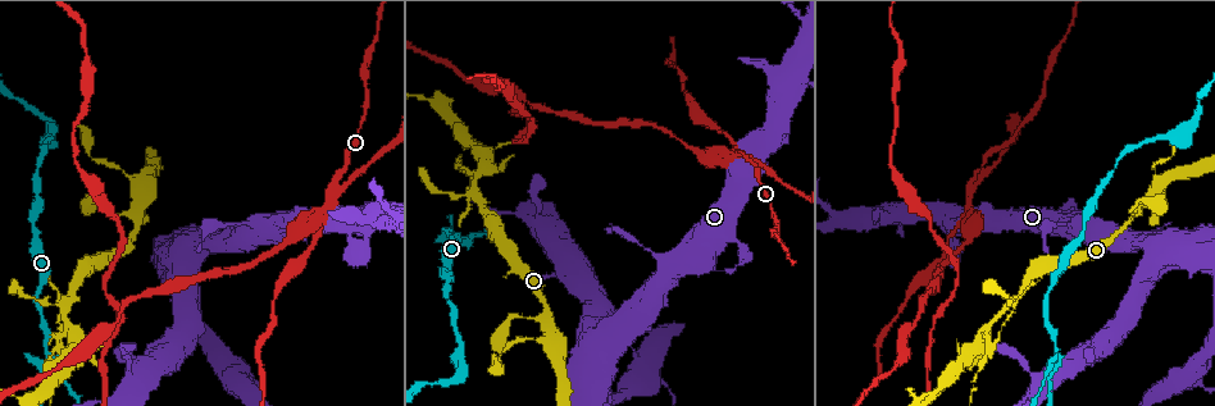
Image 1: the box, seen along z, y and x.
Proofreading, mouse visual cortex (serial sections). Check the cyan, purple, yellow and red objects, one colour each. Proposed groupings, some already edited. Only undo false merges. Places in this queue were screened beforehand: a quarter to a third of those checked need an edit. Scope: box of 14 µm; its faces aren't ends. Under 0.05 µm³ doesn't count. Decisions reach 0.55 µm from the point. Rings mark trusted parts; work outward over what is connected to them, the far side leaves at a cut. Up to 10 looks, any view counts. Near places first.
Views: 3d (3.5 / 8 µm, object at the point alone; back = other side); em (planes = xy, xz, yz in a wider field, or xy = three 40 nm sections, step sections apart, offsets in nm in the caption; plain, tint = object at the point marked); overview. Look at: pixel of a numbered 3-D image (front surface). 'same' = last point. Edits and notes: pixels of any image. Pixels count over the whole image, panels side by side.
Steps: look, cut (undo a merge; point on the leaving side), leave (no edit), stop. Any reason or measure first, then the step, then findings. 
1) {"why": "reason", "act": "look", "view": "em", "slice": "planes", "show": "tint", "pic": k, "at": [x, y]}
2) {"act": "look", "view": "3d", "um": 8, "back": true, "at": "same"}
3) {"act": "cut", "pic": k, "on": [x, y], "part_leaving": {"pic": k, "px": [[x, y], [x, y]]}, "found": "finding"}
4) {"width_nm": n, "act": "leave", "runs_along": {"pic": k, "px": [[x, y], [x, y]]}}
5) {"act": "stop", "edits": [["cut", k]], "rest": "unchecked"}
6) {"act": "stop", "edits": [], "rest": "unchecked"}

{"why": "arms part here", "act": "look", "view": "3d", "um": 3.5, "pic": 1, "at": [335, 179]}

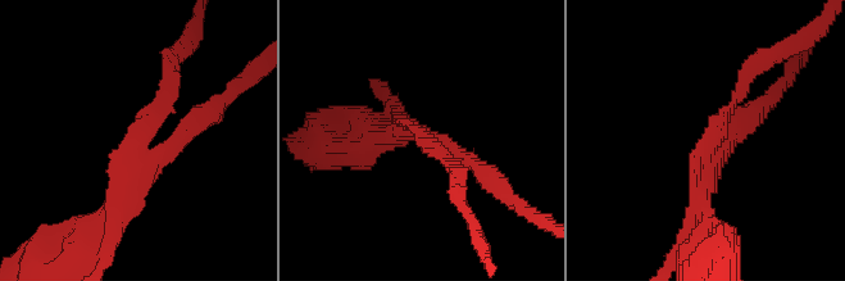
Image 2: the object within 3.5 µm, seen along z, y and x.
{"arms": 3, "arm_widths_nm": [200, 200, 200], "act": "look", "view": "em", "slice": "xy", "step": 2, "show": "tint", "pic": 2, "at": [711, 141]}

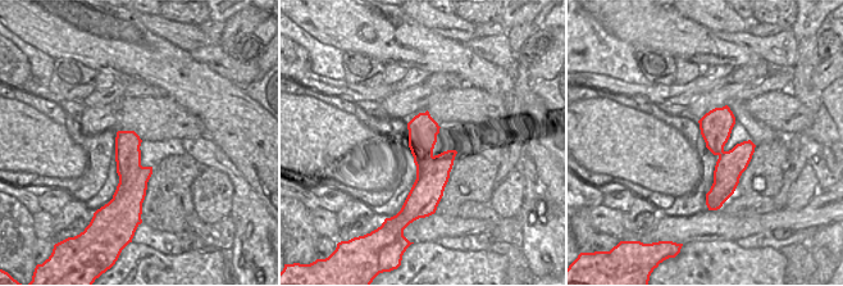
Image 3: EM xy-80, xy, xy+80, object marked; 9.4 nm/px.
{"width_nm": 280, "act": "cut", "pic": 2, "on": [351, 143], "border": {"pic": 3, "px": [[142, 167], [119, 172], [113, 199]]}, "found": "two cells meet here"}

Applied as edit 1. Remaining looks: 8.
{"act": "look", "view": "overview"}

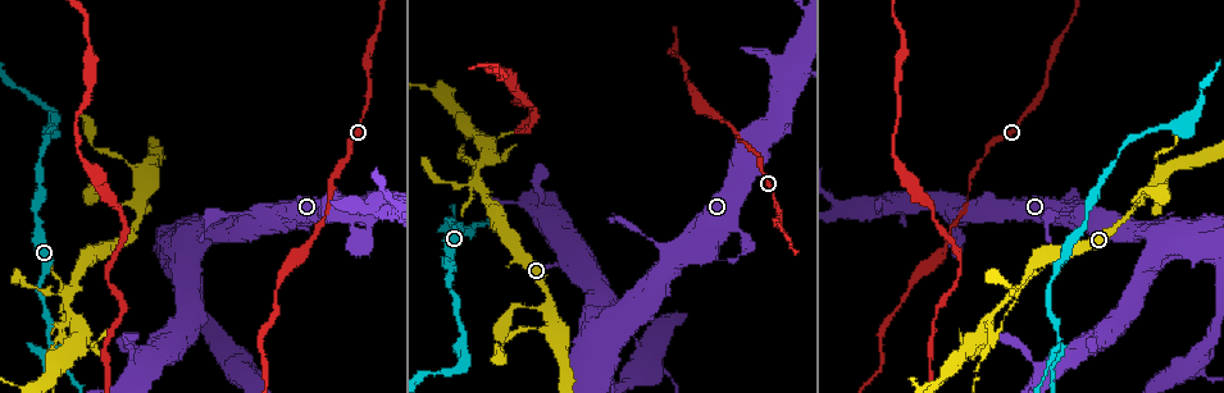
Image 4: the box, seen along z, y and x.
{"why": "sharp bend", "act": "look", "view": "em", "slice": "xy", "step": 5, "show": "tint", "pic": 4, "at": [148, 196]}

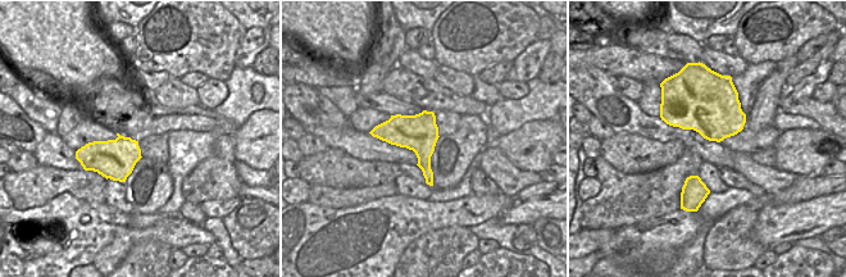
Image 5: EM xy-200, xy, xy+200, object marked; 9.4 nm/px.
{"why": "see where the arms go", "act": "look", "view": "3d", "um": 3.5, "at": "same"}

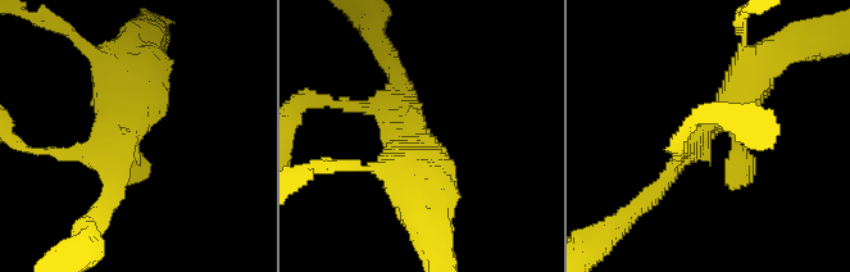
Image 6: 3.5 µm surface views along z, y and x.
{"act": "leave", "runs_along": {"pic": 6, "px": [[403, 102], [419, 157], [395, 157]]}, "found": "continuous, no second cell"}

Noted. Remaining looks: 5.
{"act": "look", "view": "3d", "um": 3.5, "pic": 4, "at": [480, 162]}

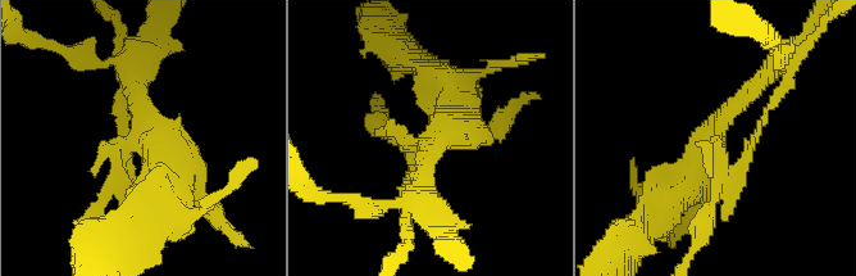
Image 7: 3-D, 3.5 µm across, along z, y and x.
{"arms": 4, "arm_widths_nm": [200, 250, 350, 400], "why": "now the EM", "act": "look", "view": "em", "slice": "xy", "step": 1, "show": "tint", "pic": 7, "at": [440, 139]}

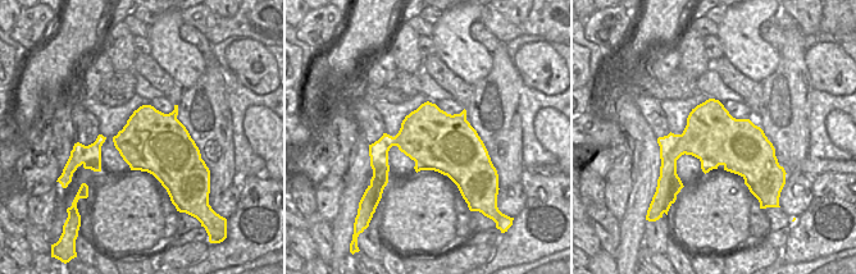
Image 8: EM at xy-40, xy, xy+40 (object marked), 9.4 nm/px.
{"act": "cut", "pic": 7, "on": [723, 193], "border": {"pic": 8, "px": [[681, 135], [677, 147], [684, 153]]}, "found": "two cells meet here"}

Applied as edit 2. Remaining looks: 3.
{"act": "look", "view": "overview"}

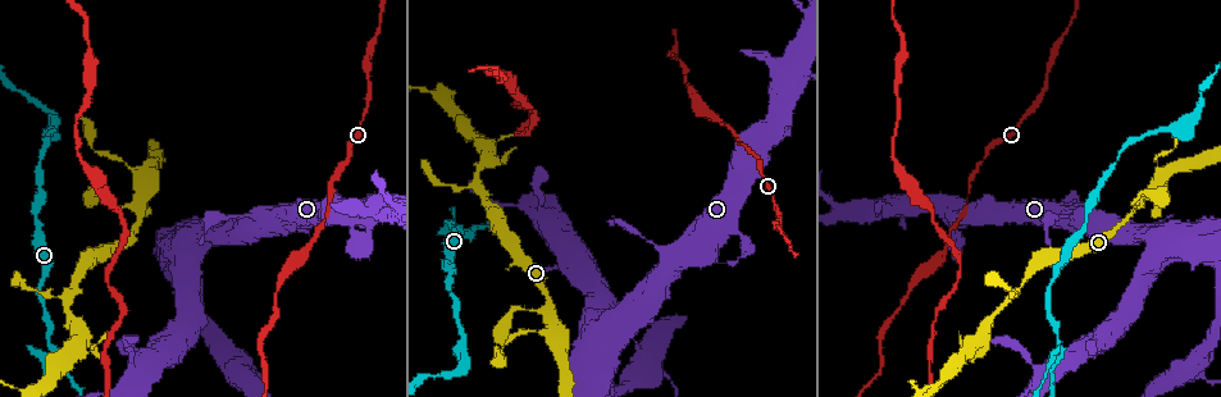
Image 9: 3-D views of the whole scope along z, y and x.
{"why": "arms part here", "act": "look", "view": "em", "slice": "planes", "show": "tint", "pic": 9, "at": [468, 234]}

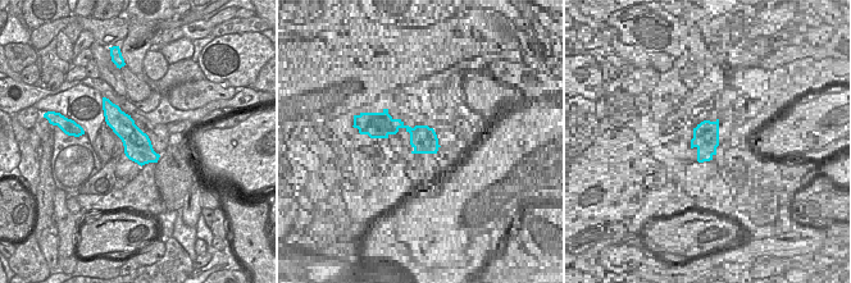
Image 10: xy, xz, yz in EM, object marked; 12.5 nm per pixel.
{"why": "see where the arms go", "act": "look", "view": "3d", "um": 3.5, "back": true, "at": "same"}

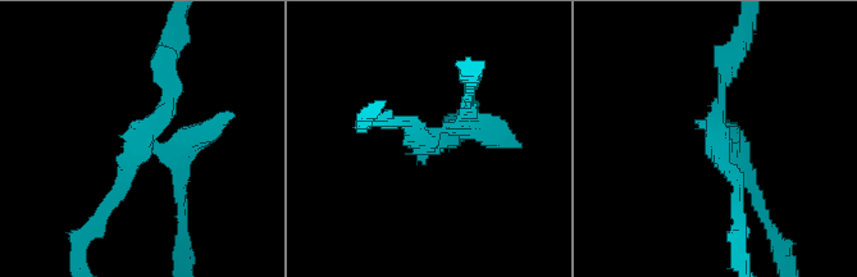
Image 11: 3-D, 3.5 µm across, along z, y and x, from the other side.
{"act": "leave", "runs_along": {"pic": 11, "px": [[728, 63], [718, 137], [757, 201]]}, "found": "continuous, no second cell"}

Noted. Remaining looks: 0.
{"act": "stop", "edits": [["cut", 2], ["cut", 7]], "rest": "unchecked"}

